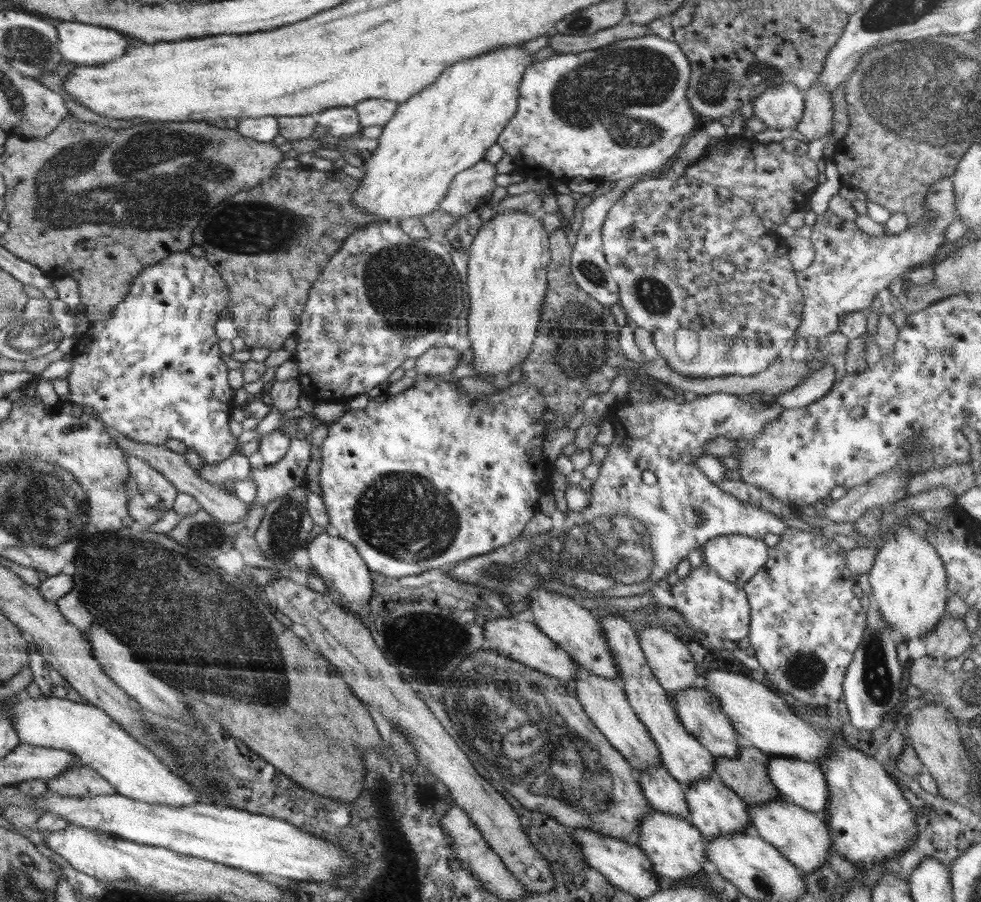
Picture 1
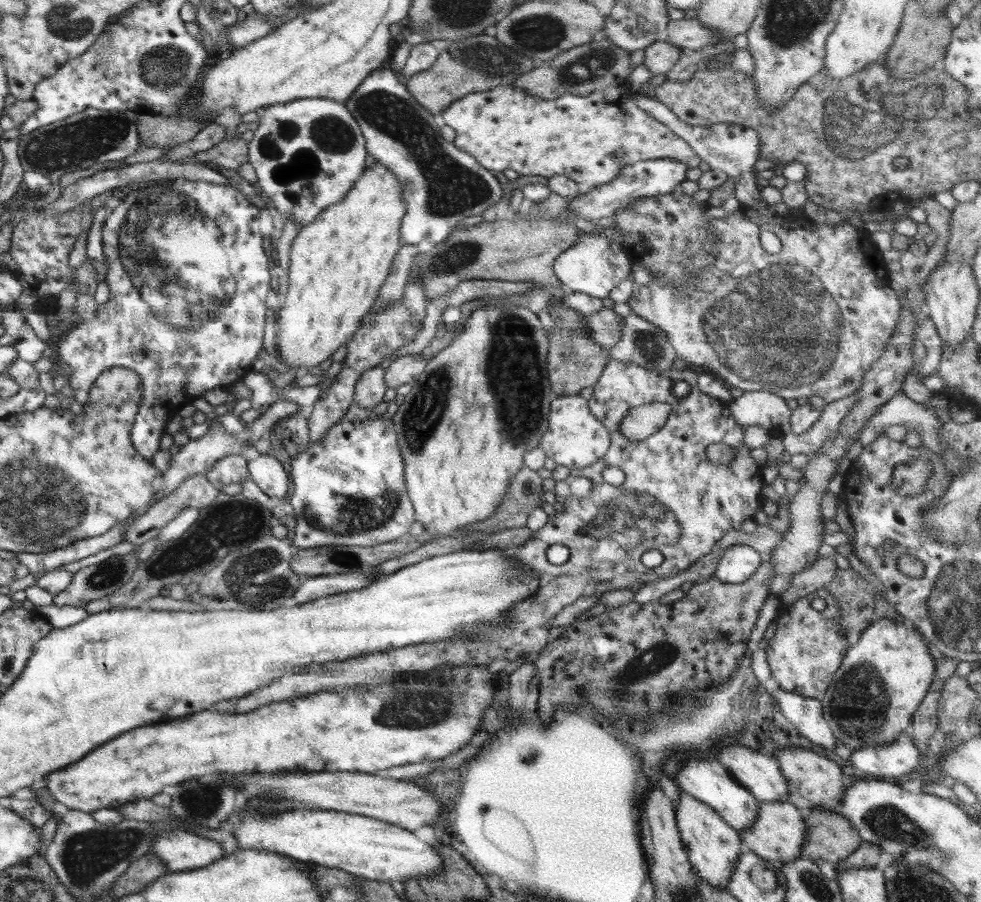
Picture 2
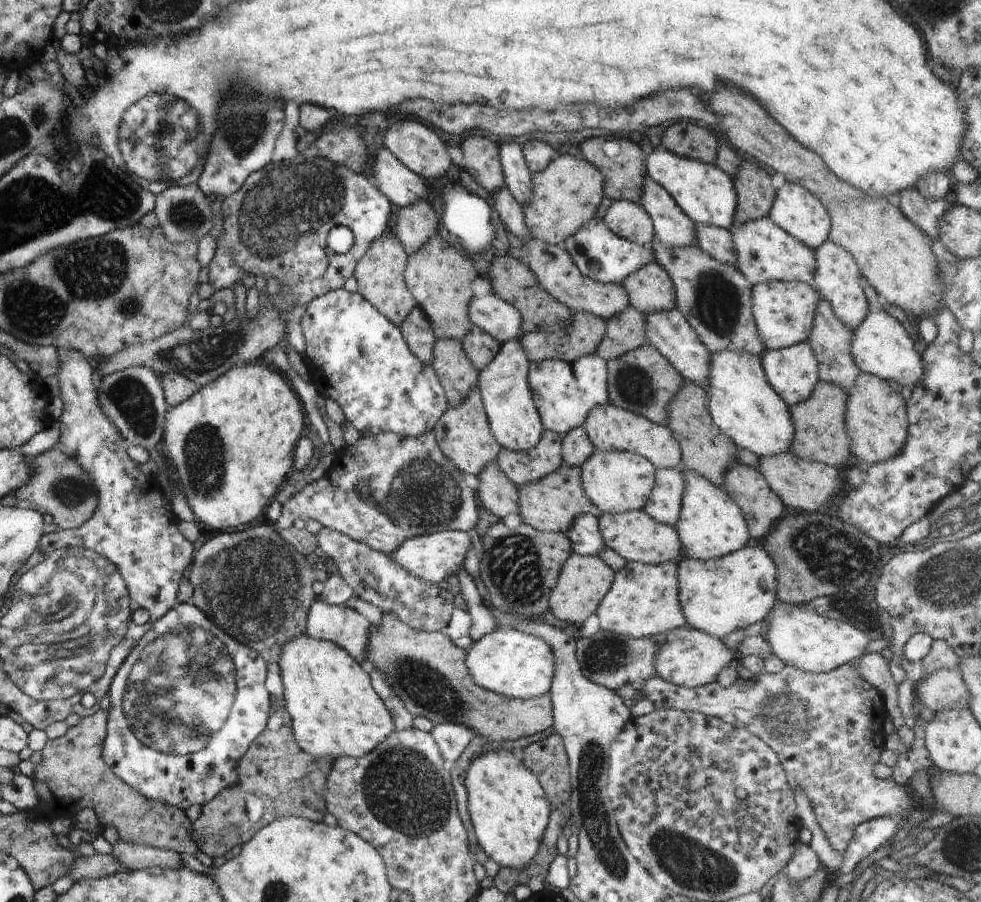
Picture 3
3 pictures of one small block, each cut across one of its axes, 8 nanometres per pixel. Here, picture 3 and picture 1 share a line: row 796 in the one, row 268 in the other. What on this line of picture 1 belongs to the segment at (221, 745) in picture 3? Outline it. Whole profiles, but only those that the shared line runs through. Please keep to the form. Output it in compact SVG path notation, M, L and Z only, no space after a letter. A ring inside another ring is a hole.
M185 251L184 253L172 253L166 260L159 260L154 265L146 267L144 271L140 272L140 275L136 276L133 284L130 284L129 290L127 298L113 311L113 315L110 318L90 320L92 327L88 328L88 332L80 336L78 346L86 348L86 350L82 350L86 354L74 356L71 359L72 371L70 371L70 375L67 377L70 390L68 400L72 403L91 406L96 416L104 421L113 433L124 435L133 441L164 445L168 438L175 438L180 440L180 442L184 442L187 448L196 450L206 465L218 464L226 460L237 447L237 438L232 435L228 427L234 405L233 396L236 390L228 382L229 369L221 359L220 339L215 333L214 325L229 303L228 285L224 283L220 273L204 257L192 257L189 252Z

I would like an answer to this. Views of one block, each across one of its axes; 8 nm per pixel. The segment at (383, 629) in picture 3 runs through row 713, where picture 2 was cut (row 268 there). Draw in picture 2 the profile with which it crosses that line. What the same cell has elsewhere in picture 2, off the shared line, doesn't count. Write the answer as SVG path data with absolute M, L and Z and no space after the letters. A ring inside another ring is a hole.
M542 219L529 222L529 220L504 220L498 222L484 222L471 230L460 228L455 236L449 236L443 242L434 246L426 254L418 254L415 257L414 265L409 269L407 283L413 281L423 284L426 300L434 300L440 296L452 293L462 282L470 280L486 281L510 281L526 282L533 281L540 286L553 285L555 288L562 288L564 285L554 276L553 264L555 259L577 244L581 231L573 224L563 224L554 219Z

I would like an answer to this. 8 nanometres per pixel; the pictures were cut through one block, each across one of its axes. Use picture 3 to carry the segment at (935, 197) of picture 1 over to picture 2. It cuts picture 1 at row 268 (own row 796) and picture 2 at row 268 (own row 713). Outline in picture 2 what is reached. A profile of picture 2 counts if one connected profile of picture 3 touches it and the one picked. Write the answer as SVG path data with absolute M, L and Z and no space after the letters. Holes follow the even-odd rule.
M740 210L725 215L724 218L718 220L709 220L705 225L706 233L715 241L713 248L715 249L714 263L706 263L701 268L701 274L693 274L693 284L685 286L685 288L673 288L671 284L662 282L661 280L652 280L647 286L637 286L634 284L634 292L630 295L630 299L626 304L632 308L632 313L640 316L644 320L648 320L650 324L661 328L666 332L668 341L673 347L675 354L682 357L686 361L687 367L692 367L695 370L709 373L718 379L724 380L729 388L740 388L742 391L765 390L766 392L774 393L784 399L802 398L809 396L821 396L826 404L842 400L850 394L855 394L862 383L862 377L866 375L866 371L870 369L876 360L880 359L885 352L888 339L894 332L900 310L900 301L894 290L889 286L889 272L887 264L883 260L883 254L871 242L870 234L866 231L853 228L850 224L824 225L816 224L808 218L804 211L796 215L790 214L778 221L768 221L765 217L756 218L754 212L741 212ZM762 232L774 233L782 243L782 248L778 254L768 254L762 248L759 242L759 235Z

